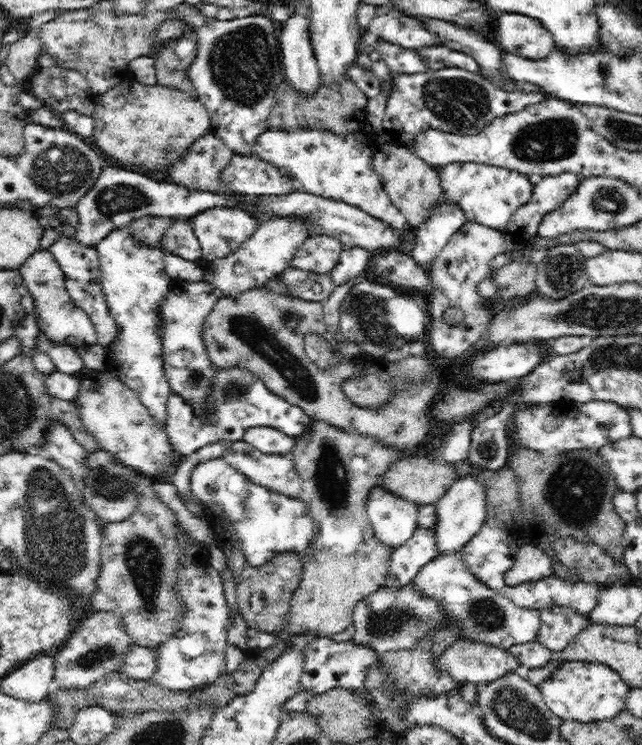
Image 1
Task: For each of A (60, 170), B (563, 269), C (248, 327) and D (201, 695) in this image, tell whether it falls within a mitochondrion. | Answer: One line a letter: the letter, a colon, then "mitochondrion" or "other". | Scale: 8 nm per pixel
A: mitochondrion
B: mitochondrion
C: mitochondrion
D: other

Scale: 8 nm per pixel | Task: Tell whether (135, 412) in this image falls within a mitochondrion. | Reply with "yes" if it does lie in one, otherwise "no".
no

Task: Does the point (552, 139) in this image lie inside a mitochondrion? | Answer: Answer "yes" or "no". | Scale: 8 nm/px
yes

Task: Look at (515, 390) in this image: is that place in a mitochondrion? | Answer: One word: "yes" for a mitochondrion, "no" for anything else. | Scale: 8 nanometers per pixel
no

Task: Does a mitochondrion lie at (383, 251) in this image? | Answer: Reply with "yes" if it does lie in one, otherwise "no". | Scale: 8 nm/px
no

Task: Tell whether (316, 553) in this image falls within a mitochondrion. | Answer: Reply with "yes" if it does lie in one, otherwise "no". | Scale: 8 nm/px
no

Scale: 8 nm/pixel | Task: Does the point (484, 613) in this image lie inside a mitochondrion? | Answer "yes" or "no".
yes

